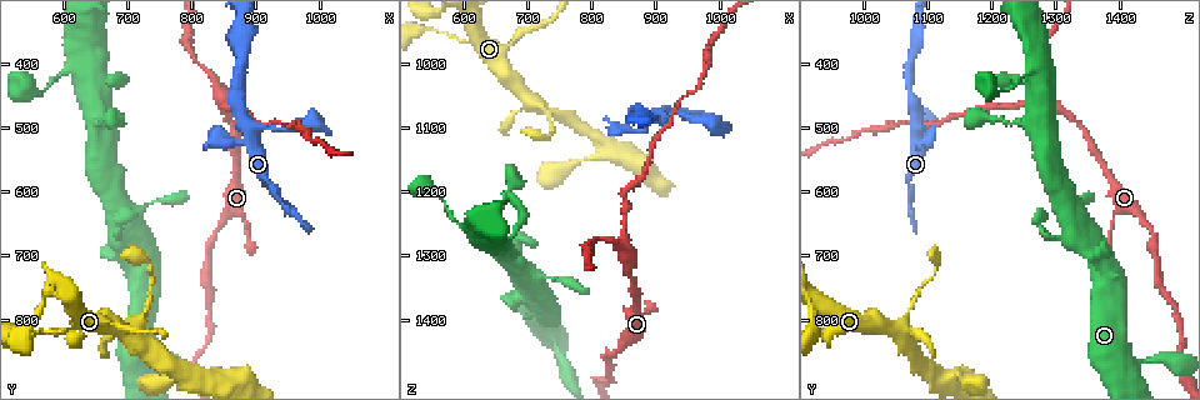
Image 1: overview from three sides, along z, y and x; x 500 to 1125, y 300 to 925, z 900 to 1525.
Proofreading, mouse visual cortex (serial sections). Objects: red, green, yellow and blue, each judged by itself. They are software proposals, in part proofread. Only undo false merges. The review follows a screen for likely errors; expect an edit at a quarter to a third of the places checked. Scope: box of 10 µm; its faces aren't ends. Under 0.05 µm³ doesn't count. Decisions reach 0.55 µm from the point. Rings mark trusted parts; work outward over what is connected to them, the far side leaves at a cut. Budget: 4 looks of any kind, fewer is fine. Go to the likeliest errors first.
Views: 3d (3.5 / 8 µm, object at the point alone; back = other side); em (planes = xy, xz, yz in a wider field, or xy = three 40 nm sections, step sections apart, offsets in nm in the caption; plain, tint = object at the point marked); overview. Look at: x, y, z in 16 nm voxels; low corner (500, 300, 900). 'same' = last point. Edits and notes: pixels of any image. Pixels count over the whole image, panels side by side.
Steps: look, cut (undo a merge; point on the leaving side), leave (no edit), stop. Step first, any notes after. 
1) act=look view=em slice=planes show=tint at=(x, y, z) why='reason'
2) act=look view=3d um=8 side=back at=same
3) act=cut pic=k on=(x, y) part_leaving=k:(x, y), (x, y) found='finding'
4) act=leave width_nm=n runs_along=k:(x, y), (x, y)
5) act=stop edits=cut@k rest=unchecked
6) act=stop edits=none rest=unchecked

act=look view=3d um=3.5 at=(705, 820, 1055) why='thick turns thin'

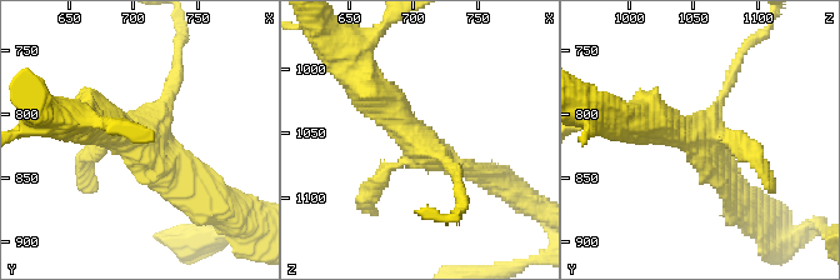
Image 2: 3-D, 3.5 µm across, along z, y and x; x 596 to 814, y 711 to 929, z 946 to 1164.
act=look view=em slice=xy step=5 show=tint at=(706, 822, 1056)

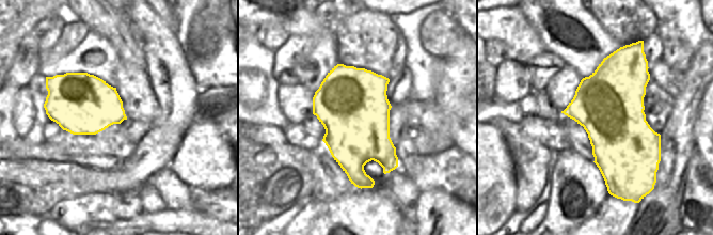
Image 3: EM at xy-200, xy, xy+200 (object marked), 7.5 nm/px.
act=leave width_nm=550 runs_along=2:(363, 84), (439, 158), (481, 173) found='continuous, no second cell'

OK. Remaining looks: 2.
act=look view=3d um=3.5 at=(805, 880, 1145) why='abrupt turn'

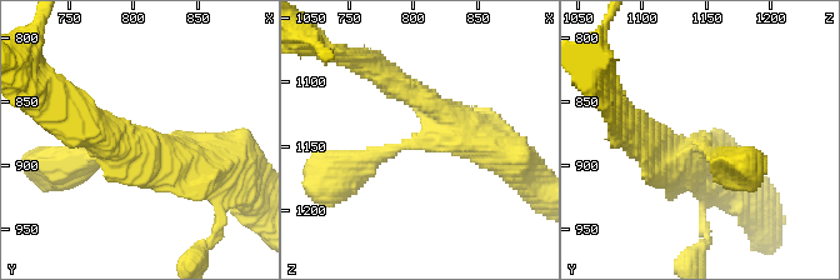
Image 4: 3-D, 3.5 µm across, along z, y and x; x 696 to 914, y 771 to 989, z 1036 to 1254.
act=look view=em slice=planes show=tint at=(810, 884, 1146) arms=3 arm_widths_nm=250,350,500

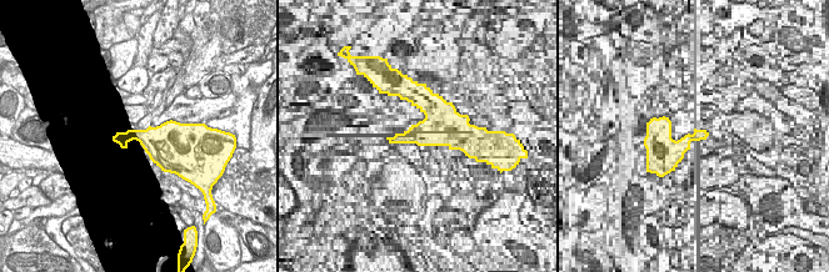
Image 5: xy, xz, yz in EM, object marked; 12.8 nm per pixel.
act=leave width_nm=360 runs_along=4:(411, 90), (441, 129), (350, 170) found='continuous, no second cell'

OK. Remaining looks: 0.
act=stop edits=none rest=unchecked

